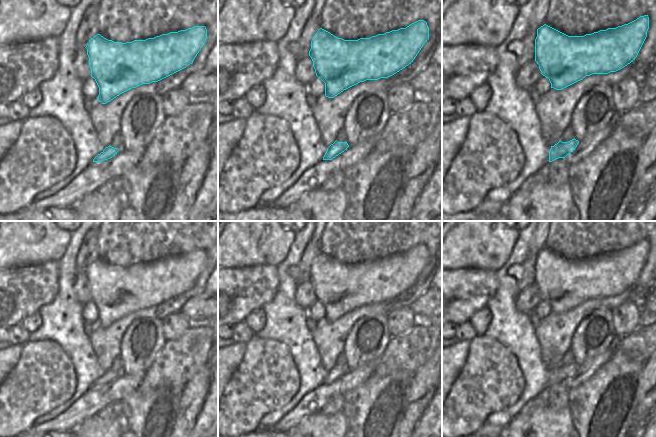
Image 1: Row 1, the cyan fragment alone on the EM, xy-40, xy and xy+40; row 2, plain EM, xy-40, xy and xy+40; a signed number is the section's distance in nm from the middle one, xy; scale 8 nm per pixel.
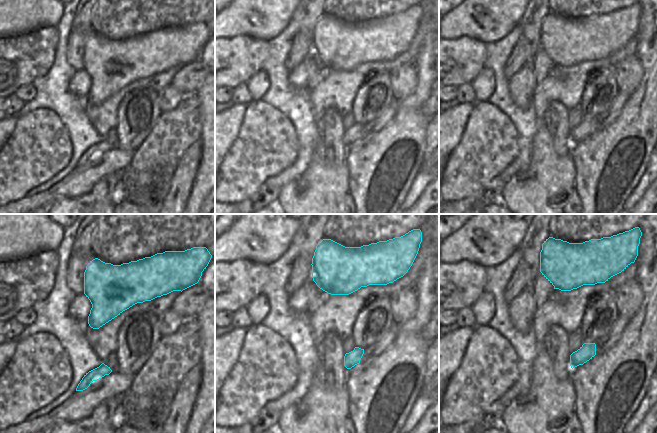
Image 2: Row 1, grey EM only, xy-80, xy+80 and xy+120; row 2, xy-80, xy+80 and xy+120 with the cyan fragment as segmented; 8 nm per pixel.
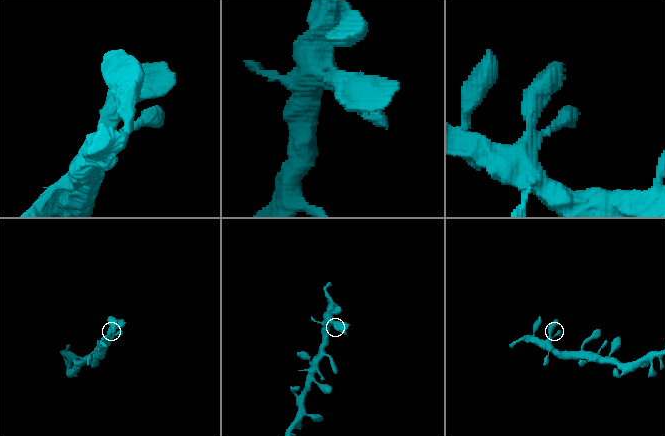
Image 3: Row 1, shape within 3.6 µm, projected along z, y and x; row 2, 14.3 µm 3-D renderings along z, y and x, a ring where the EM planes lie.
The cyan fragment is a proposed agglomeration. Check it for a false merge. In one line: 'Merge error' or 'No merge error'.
No merge error

